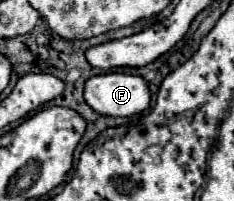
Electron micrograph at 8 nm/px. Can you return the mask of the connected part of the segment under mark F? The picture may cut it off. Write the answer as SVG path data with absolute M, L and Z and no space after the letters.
M110 72L86 80L84 100L96 114L134 116L150 106L150 90L142 76Z

